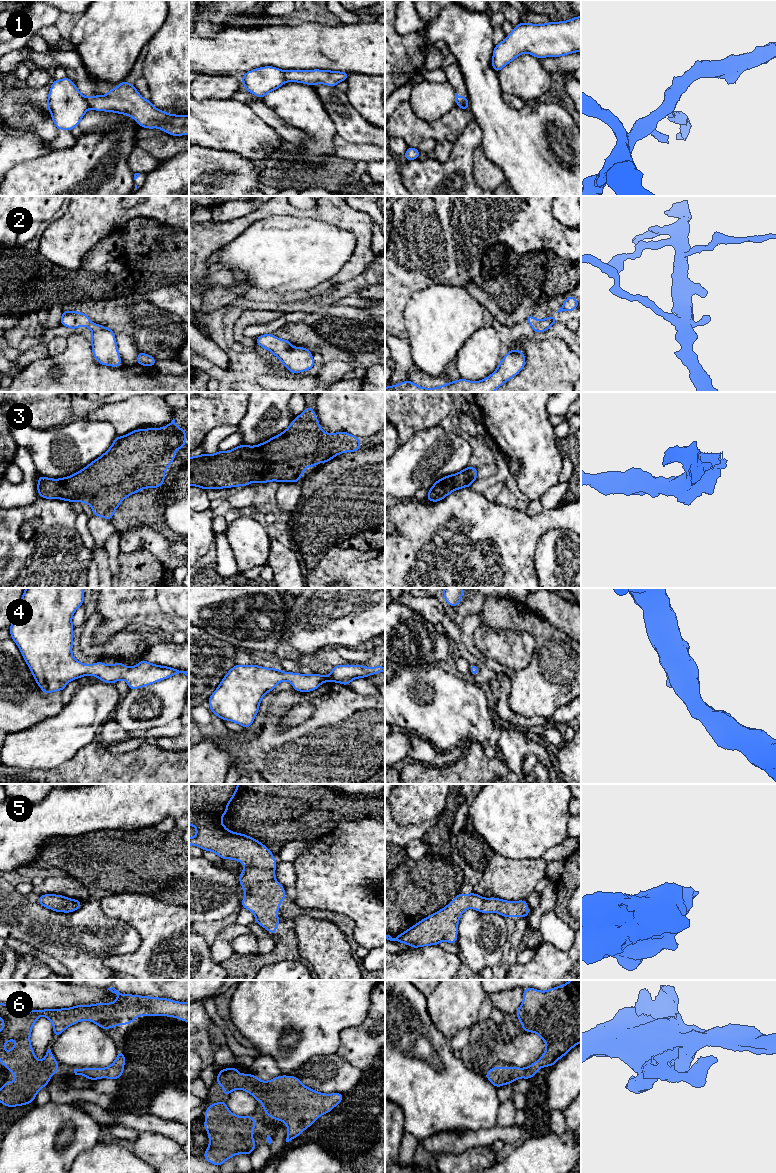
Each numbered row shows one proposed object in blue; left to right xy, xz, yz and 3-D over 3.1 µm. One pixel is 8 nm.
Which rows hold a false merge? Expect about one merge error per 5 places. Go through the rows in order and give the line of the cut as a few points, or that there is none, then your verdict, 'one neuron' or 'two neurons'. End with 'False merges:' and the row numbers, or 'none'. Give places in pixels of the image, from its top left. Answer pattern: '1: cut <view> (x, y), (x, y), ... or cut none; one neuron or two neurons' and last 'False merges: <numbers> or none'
1: cut xz (282, 71), (285, 81); two neurons
2: cut none; one neuron
3: cut none; one neuron
4: cut none; one neuron
5: cut none; one neuron
6: cut none; one neuron
False merges: 1

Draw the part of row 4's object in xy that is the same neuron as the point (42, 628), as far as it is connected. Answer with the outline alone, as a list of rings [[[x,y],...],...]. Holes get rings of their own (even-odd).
[[[26,588],[9,627],[11,639],[17,644],[33,678],[45,694],[63,691],[68,682],[87,675],[112,684],[124,679],[129,689],[139,689],[177,674],[184,674],[189,678],[189,670],[160,666],[144,659],[133,667],[127,667],[120,661],[114,665],[100,661],[88,665],[77,661],[72,655],[72,616],[83,605],[84,597],[83,588]]]

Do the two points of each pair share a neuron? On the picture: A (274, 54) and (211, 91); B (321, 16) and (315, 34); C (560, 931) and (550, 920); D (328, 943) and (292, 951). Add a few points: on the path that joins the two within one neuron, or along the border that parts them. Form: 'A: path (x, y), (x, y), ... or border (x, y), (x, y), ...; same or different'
A: border (213, 74), (236, 76); different
B: border (343, 23), (328, 25), (302, 22), (298, 25); different
C: path (557, 928), (552, 923); same
D: border (294, 927), (300, 958); different

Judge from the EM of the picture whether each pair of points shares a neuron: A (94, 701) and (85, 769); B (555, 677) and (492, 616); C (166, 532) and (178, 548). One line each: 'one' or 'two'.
A: two
B: one
C: two

